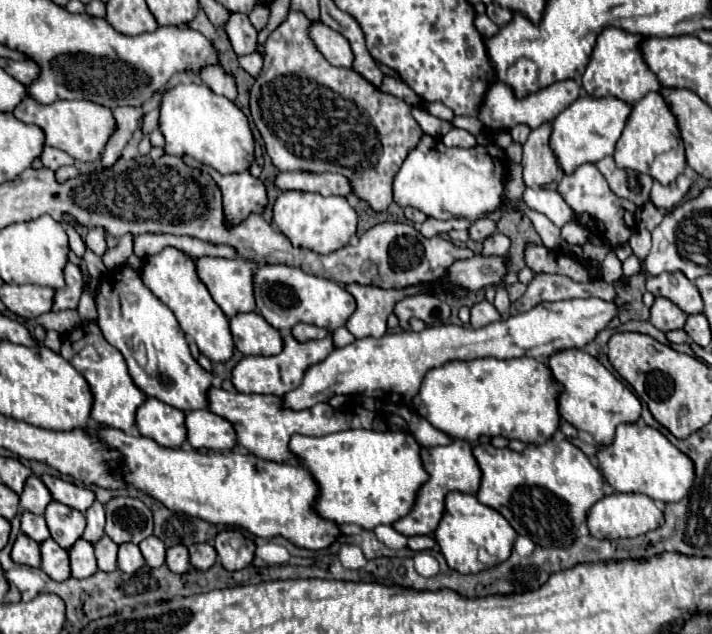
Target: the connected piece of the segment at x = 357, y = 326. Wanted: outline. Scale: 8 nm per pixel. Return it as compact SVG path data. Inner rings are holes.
M347 285L347 291L355 297L357 309L347 319L345 327L355 339L365 337L383 337L387 333L387 317L393 313L393 305L407 295L427 293L431 287L405 287L405 289L379 289L379 287L365 287L365 285Z

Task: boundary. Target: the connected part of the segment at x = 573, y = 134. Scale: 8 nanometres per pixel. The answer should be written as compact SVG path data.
M579 97L567 109L563 109L551 123L549 145L555 153L557 165L563 173L573 173L583 163L597 163L607 155L613 155L615 143L621 137L625 121L631 113L631 105L615 97Z

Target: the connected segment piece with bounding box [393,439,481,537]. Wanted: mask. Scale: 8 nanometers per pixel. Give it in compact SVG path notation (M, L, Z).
M455 439L449 445L443 447L421 447L421 461L425 471L429 473L429 479L419 487L417 499L411 507L411 511L401 517L399 521L393 523L393 529L405 537L413 535L431 535L443 515L443 503L445 495L449 491L461 491L461 493L477 493L479 481L481 481L481 471L479 465L471 453L471 443Z

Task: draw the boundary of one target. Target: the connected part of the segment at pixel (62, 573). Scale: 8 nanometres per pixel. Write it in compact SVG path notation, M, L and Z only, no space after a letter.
M53 539L41 543L41 567L53 581L65 581L71 577L69 553L61 549Z

